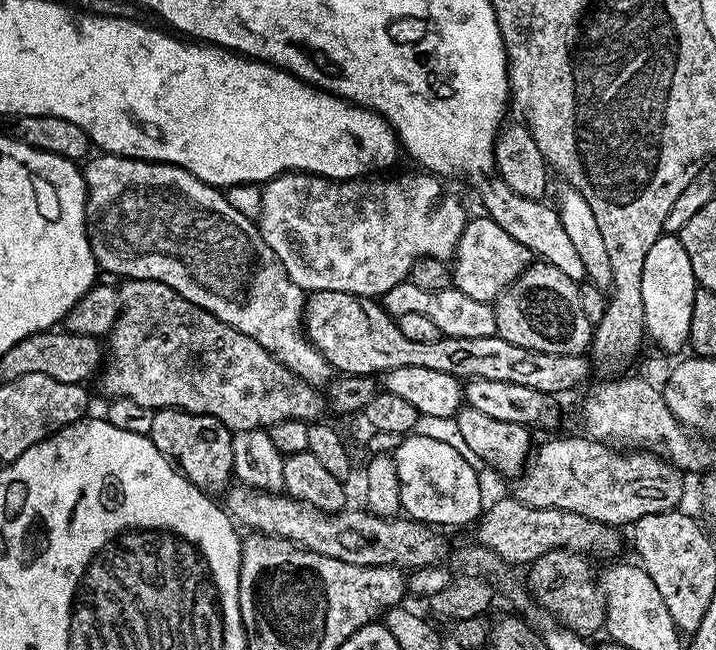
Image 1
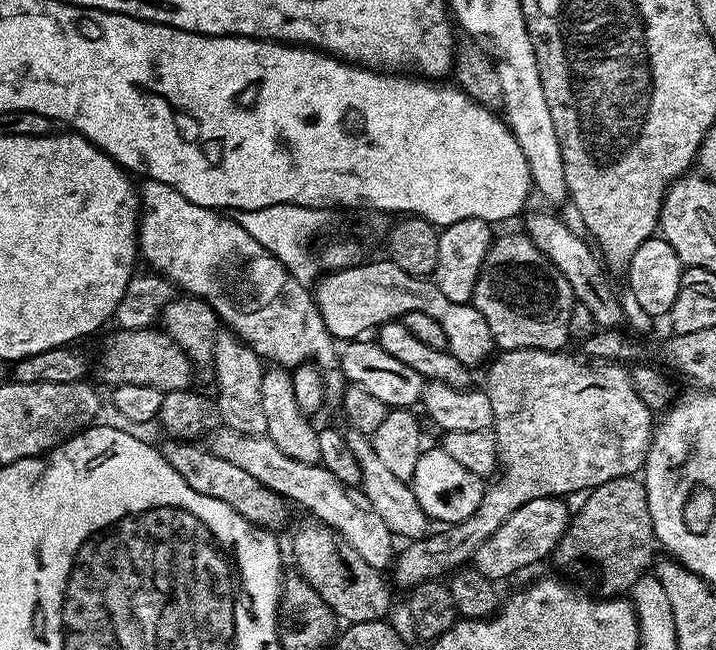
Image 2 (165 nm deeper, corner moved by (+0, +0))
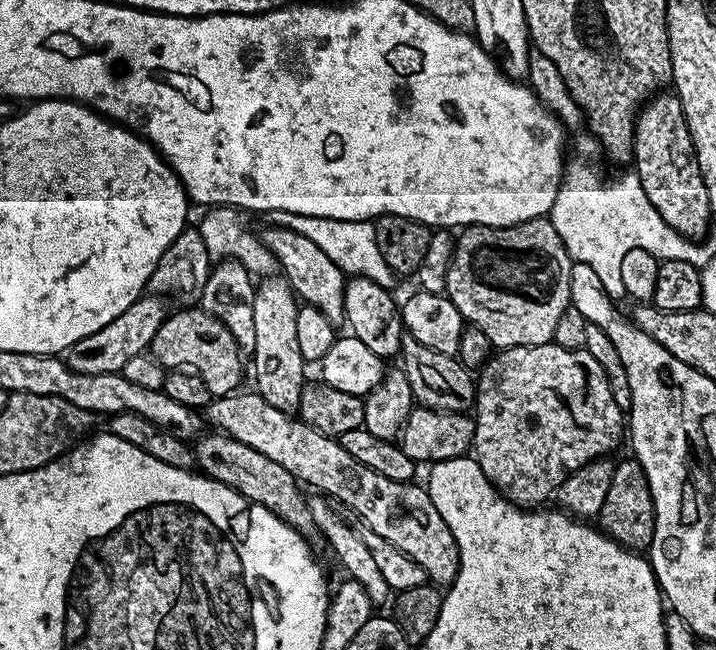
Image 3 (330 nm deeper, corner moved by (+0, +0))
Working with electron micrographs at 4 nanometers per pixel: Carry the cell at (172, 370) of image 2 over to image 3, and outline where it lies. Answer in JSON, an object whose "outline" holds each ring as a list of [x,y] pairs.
{"outline":[[[184,306],[165,317],[154,334],[150,345],[151,359],[168,370],[191,370],[197,372],[210,386],[213,397],[229,395],[241,387],[244,380],[244,360],[240,343],[230,334],[221,320],[214,318],[199,306]]]}

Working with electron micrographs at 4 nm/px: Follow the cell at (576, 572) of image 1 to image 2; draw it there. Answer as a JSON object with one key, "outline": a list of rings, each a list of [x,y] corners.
{"outline":[[[636,476],[614,478],[591,489],[583,500],[584,505],[577,512],[575,509],[566,534],[558,542],[554,561],[569,572],[569,577],[577,576],[572,578],[581,585],[593,584],[600,588],[601,597],[616,598],[631,593],[634,582],[653,567],[655,552],[658,552],[643,479]]]}

